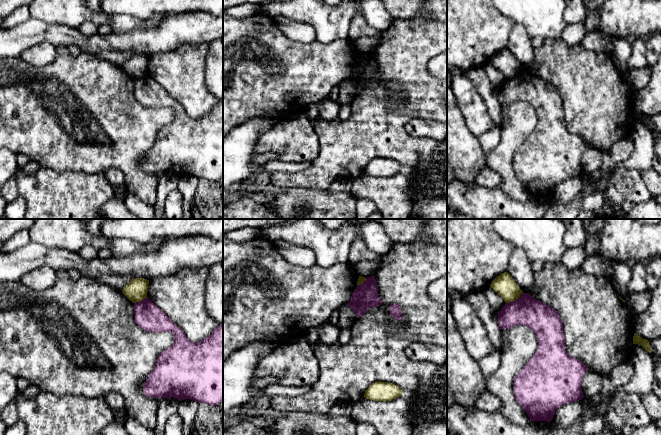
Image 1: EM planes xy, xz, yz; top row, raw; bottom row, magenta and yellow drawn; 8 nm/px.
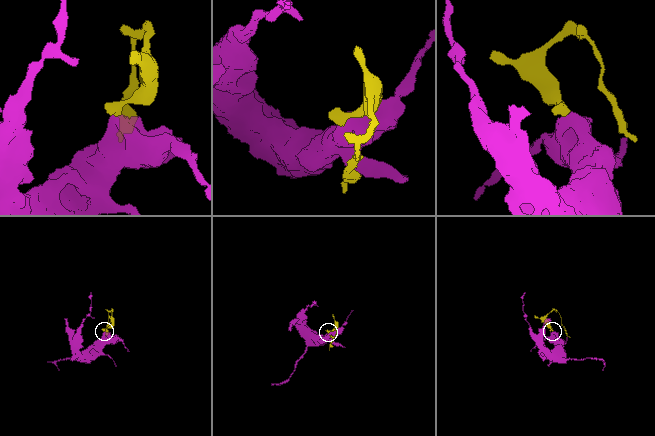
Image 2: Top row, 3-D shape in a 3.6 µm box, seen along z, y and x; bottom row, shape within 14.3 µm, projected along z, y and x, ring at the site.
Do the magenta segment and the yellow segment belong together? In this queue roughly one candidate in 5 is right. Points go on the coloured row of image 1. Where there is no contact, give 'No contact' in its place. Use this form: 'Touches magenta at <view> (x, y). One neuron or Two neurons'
Touches magenta at yz (515, 300). Two neurons

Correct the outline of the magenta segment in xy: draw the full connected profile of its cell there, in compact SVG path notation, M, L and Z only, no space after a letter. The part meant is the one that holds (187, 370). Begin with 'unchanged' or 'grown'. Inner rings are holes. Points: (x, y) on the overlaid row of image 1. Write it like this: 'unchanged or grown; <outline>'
unchanged; M148 297L134 303L135 322L148 332L171 332L174 342L163 351L143 387L144 395L156 398L191 399L215 406L223 401L223 324L204 340L193 343L185 333Z

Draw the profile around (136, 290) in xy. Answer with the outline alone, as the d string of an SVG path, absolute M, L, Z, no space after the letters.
M144 278L132 279L122 289L122 293L133 303L147 298L149 280Z

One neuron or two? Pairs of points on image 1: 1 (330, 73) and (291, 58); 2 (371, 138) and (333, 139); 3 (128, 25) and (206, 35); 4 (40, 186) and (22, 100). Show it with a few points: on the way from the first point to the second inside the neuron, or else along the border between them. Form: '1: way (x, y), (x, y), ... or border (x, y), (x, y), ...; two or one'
1: way (320, 69), (301, 68); one
2: way (362, 138), (342, 139); one
3: border (165, 16), (154, 27), (134, 28), (127, 33); two
4: border (41, 166), (55, 170), (64, 170); two

